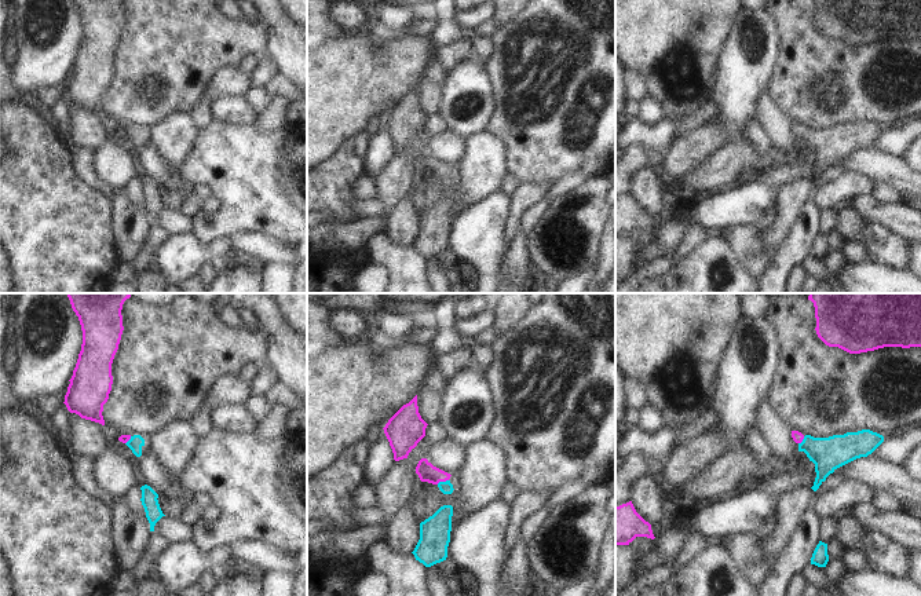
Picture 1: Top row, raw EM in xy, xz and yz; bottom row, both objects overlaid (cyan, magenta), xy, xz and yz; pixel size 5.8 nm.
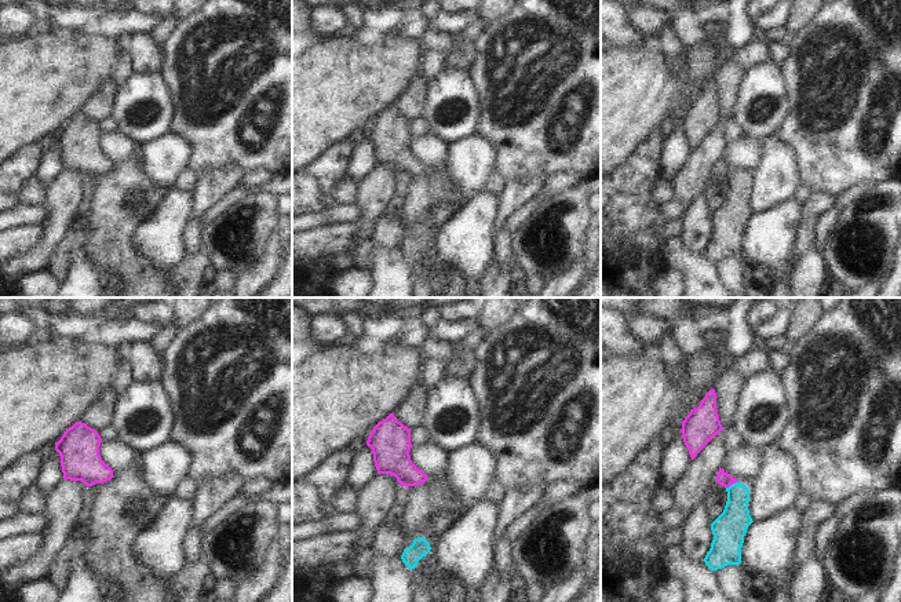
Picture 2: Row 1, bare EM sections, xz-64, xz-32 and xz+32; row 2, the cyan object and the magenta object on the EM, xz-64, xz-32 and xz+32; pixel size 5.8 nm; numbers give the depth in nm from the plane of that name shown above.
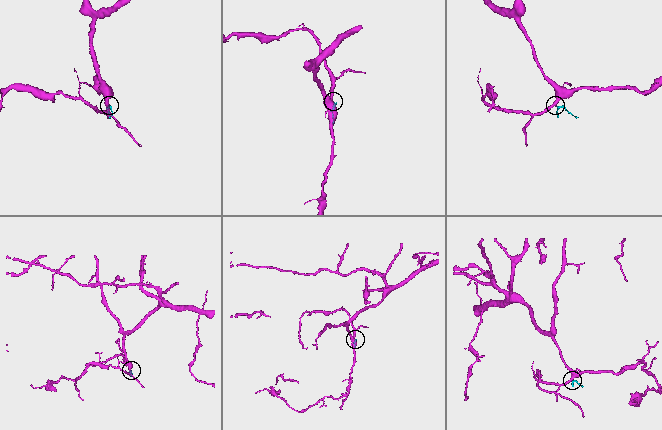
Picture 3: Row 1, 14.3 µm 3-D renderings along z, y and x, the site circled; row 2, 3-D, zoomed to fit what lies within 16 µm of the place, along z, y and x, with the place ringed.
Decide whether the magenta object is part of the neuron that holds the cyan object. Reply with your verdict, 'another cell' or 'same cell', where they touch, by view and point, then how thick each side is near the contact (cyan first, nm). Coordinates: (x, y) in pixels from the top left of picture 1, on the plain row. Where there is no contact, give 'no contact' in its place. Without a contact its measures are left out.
same cell | xz (442, 174) | 80/110 nm

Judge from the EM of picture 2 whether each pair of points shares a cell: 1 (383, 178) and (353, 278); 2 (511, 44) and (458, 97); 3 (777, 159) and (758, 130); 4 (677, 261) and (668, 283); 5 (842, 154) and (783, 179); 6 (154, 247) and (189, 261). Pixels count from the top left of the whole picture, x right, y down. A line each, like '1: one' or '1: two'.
1: two
2: two
3: two
4: two
5: two
6: two

